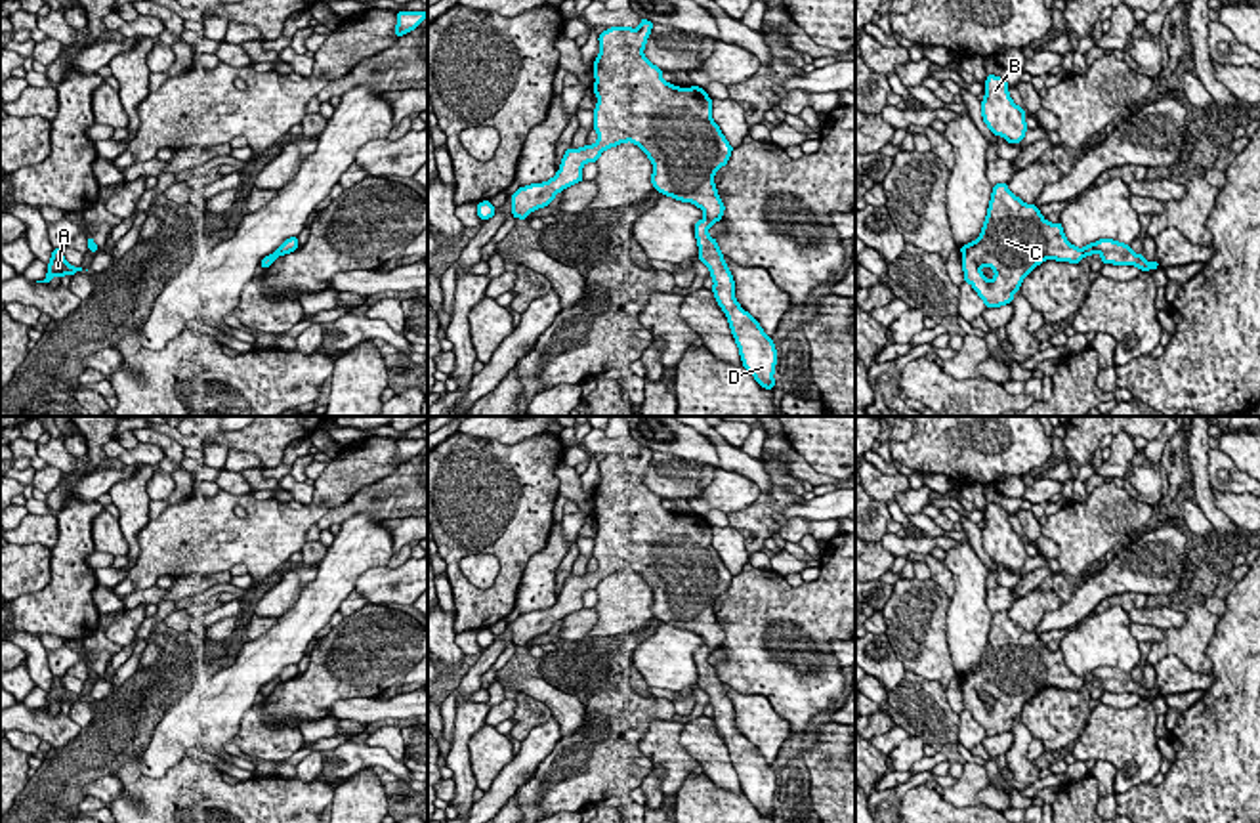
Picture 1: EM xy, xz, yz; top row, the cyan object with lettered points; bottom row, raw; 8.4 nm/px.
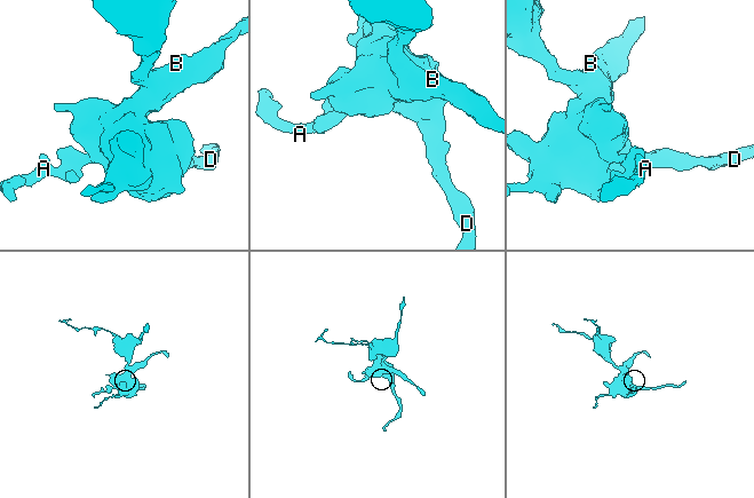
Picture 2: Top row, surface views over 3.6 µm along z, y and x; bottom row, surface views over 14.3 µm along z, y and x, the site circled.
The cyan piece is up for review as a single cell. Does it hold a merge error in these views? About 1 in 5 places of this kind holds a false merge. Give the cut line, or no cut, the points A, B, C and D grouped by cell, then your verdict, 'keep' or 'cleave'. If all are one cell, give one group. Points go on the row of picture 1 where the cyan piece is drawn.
cut none; groups A B C D; keep

